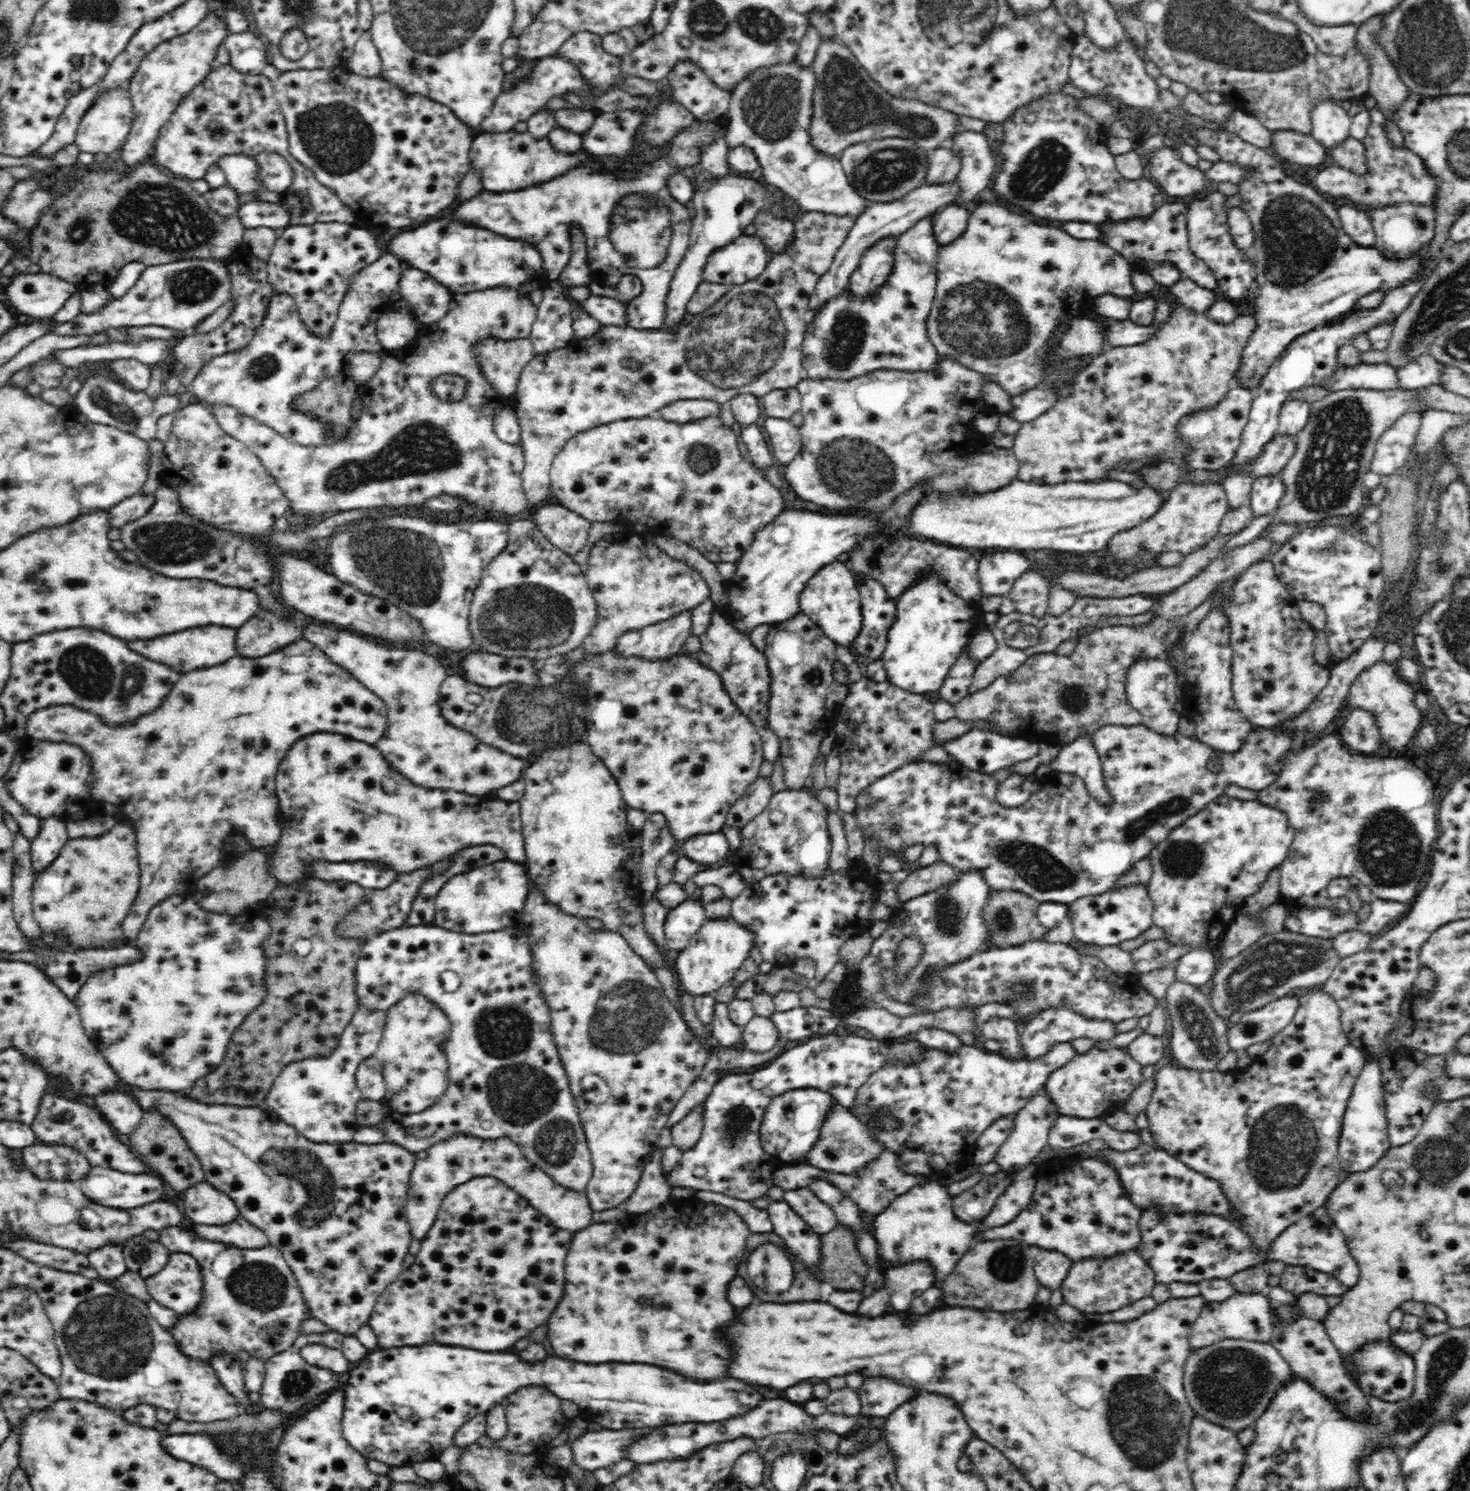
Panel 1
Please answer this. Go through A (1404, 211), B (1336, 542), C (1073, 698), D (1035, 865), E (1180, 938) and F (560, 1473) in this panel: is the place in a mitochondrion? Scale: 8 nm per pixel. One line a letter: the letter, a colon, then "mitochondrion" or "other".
A: other
B: mitochondrion
C: mitochondrion
D: mitochondrion
E: other
F: other

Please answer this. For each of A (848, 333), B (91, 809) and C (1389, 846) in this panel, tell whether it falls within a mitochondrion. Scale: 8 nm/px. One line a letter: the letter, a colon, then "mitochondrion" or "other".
A: mitochondrion
B: other
C: mitochondrion

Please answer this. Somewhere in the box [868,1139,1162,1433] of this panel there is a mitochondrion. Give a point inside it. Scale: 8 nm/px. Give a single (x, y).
(1007, 1264)

